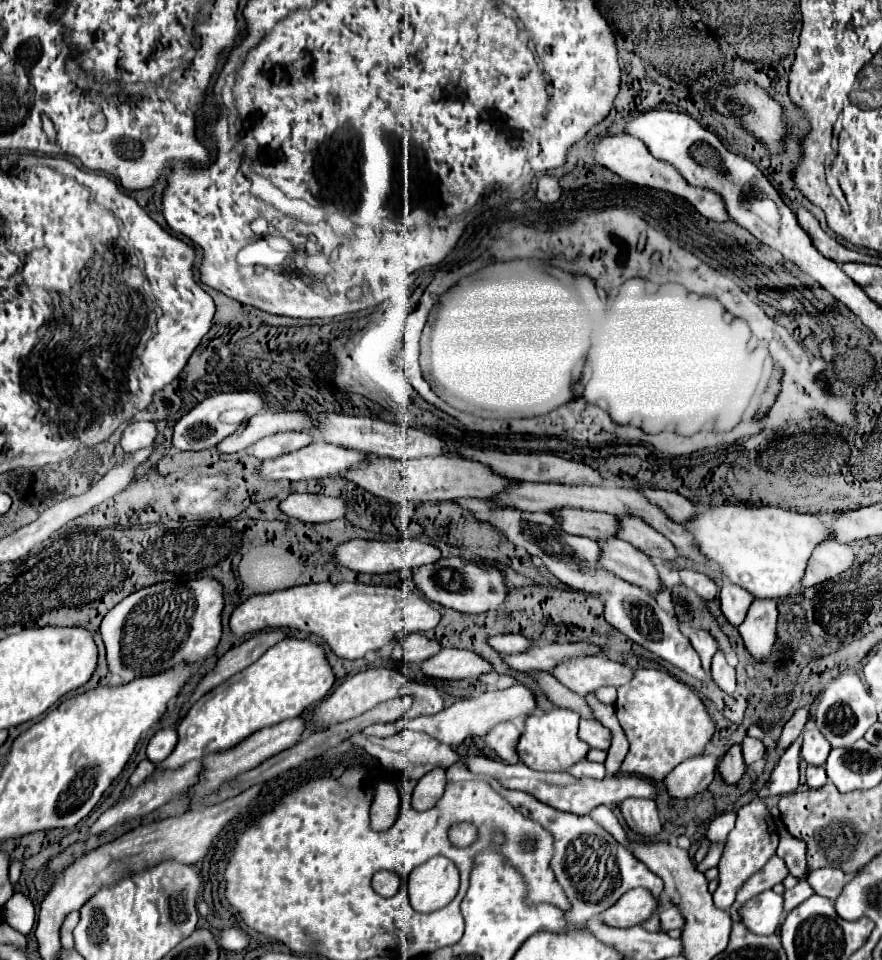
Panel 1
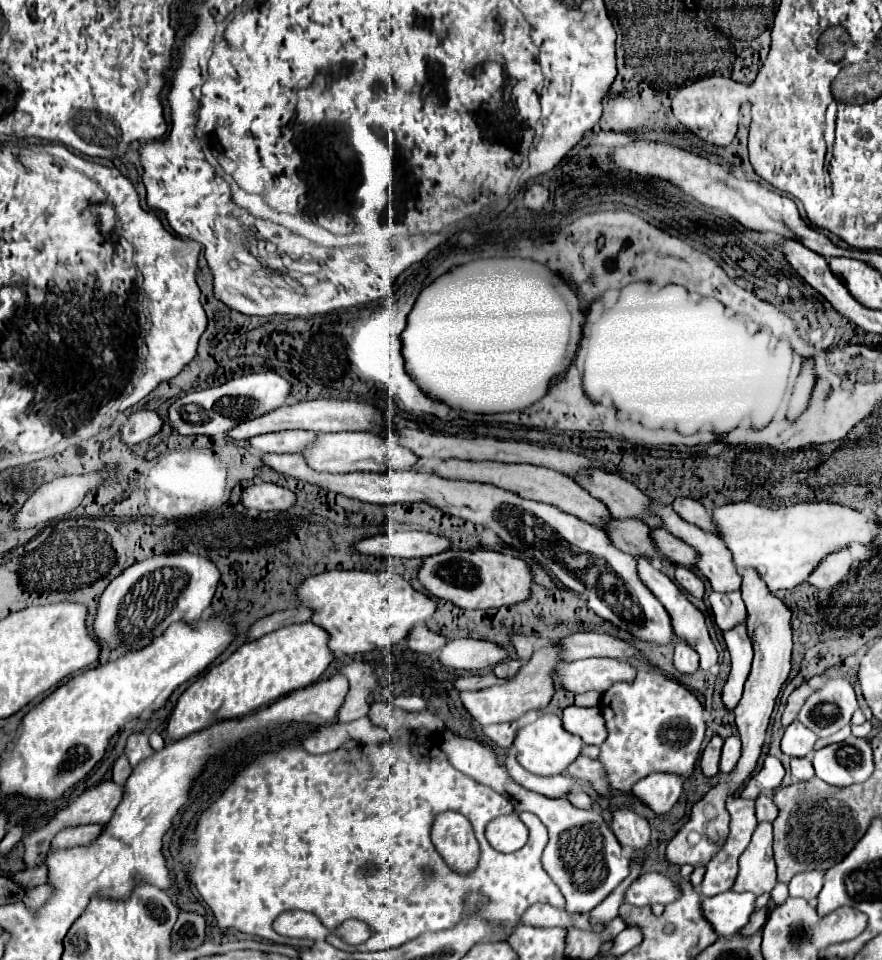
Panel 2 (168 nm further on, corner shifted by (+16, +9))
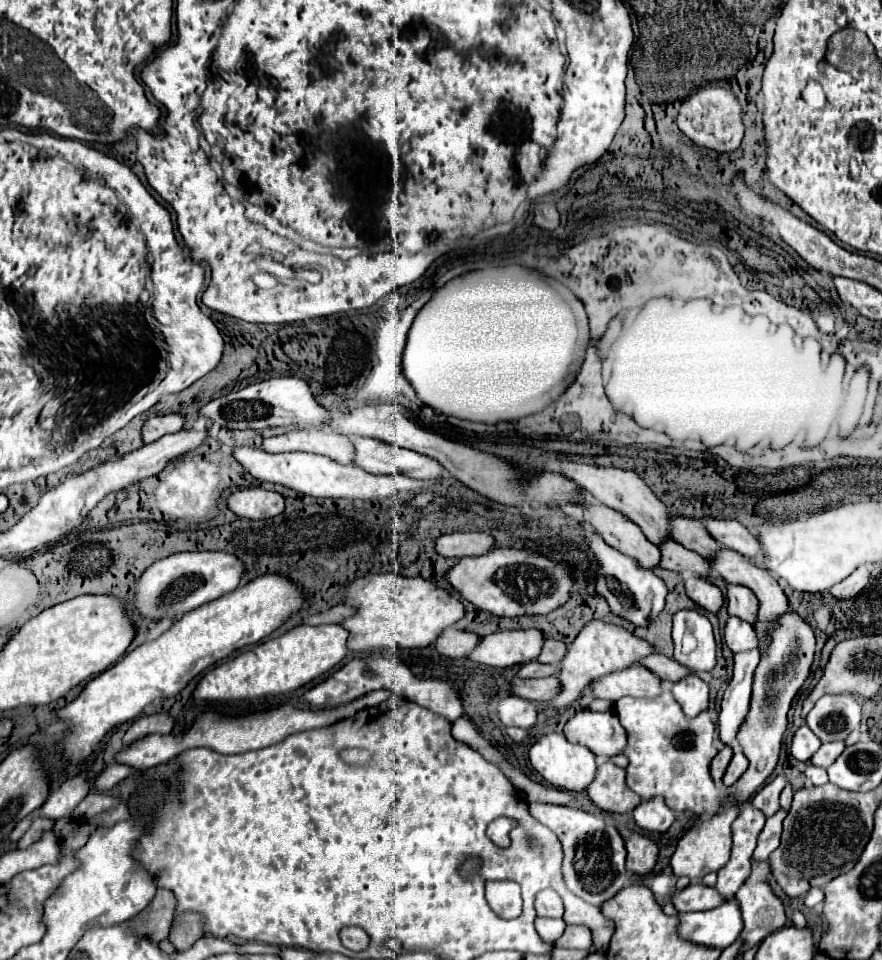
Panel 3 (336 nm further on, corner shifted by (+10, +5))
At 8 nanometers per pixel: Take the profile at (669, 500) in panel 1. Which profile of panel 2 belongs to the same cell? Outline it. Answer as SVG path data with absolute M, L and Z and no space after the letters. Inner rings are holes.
M676 498L672 508L676 510L676 514L682 520L686 520L686 522L702 528L702 530L708 530L708 532L716 534L716 524L712 522L712 514L700 502L696 502L692 498Z

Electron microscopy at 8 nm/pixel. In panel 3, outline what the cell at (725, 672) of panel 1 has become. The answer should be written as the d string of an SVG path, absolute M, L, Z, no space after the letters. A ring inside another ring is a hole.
M694 610L674 614L674 658L694 672L712 672L716 668L716 642L712 624L706 616Z

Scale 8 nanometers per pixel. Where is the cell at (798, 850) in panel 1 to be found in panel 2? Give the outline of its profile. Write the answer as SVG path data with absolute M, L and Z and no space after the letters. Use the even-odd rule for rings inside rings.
M760 794L756 798L756 816L760 822L772 822L778 816L778 806L772 800L772 794Z

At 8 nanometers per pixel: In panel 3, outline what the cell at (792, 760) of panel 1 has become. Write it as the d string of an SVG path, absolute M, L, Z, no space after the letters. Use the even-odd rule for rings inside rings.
M778 774L772 782L768 782L766 786L762 786L754 798L752 798L751 803L756 806L758 810L762 810L766 816L772 816L780 810L778 806L778 796L782 792L782 788L786 786L786 778L782 774Z

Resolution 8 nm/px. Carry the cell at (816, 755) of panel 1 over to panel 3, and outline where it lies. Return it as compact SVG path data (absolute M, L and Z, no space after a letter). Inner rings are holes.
M802 724L792 738L792 756L796 760L808 762L818 748L820 748L820 740L814 738L814 734L810 734L810 728L806 724Z

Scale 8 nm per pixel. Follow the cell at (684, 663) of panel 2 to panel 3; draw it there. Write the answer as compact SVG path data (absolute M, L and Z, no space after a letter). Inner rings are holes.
M690 672L680 682L676 682L672 686L672 694L682 706L684 714L690 718L708 708L708 684L696 672Z

